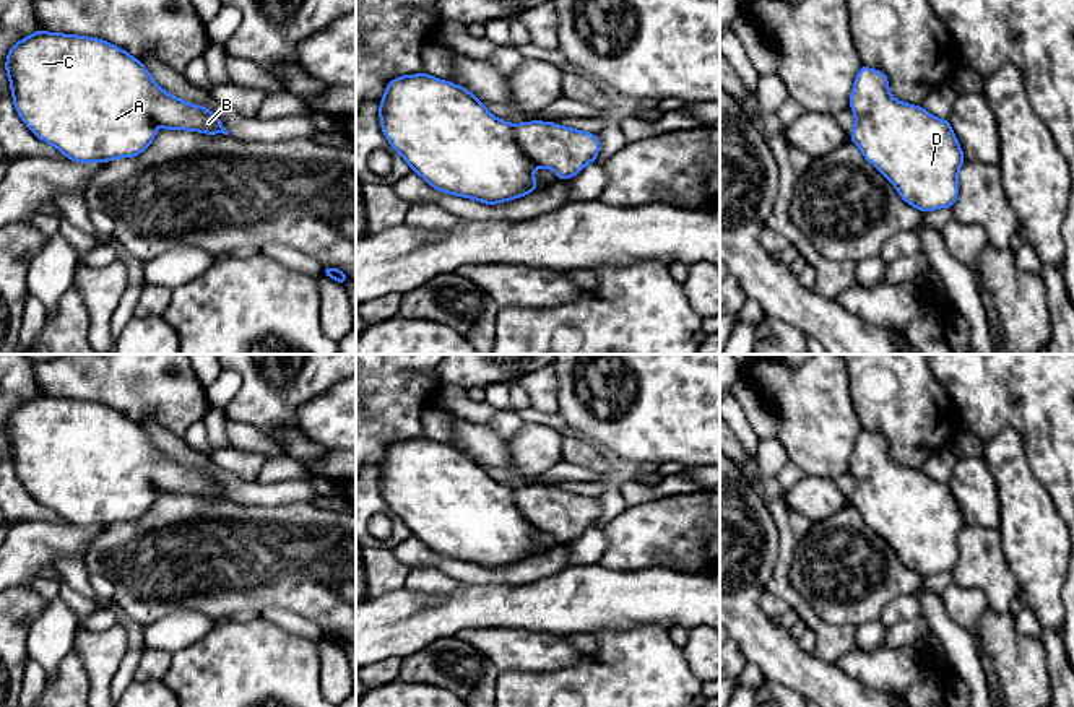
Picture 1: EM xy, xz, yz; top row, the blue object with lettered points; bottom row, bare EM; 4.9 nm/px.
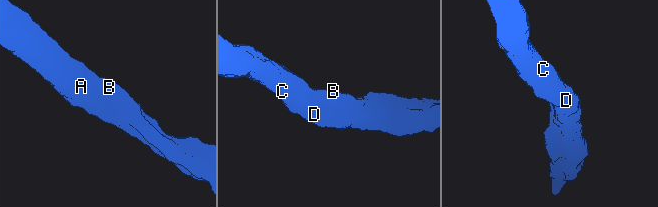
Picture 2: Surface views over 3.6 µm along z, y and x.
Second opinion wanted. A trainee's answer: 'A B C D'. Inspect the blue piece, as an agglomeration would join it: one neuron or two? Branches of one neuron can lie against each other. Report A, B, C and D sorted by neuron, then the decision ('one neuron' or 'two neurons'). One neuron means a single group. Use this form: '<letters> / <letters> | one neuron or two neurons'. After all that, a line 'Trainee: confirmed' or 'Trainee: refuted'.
A B C D | one neuron
Trainee: confirmed

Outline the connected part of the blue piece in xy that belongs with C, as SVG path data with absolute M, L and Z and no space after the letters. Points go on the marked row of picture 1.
M36 29L8 50L5 72L26 127L75 163L135 158L156 138L156 122L162 130L229 135L206 106L166 93L138 59L97 37Z

